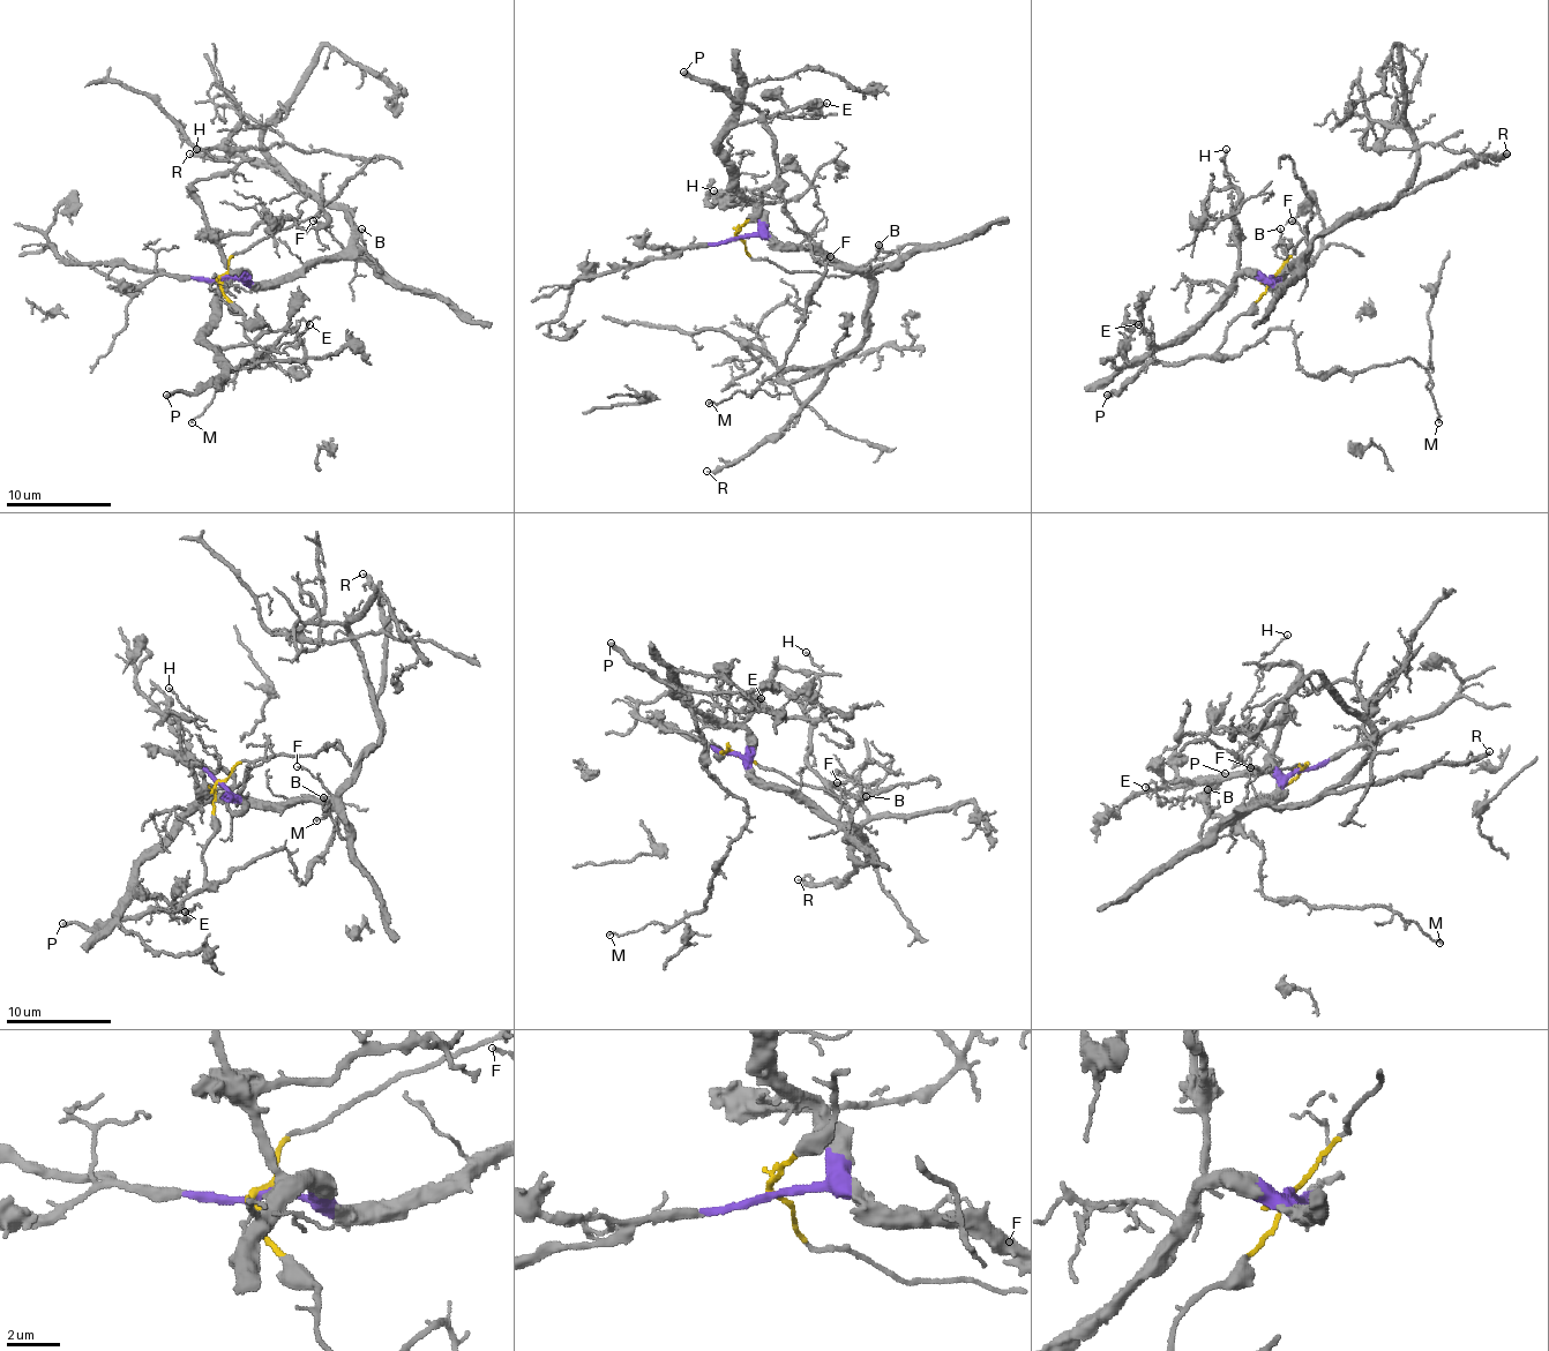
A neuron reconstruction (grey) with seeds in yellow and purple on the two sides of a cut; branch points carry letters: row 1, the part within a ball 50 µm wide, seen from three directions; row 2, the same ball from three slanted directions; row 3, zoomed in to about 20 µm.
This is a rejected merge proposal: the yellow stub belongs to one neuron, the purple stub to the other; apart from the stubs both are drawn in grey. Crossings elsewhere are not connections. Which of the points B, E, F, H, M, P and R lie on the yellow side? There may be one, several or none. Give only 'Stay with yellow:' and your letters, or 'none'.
Stay with yellow: M, P

